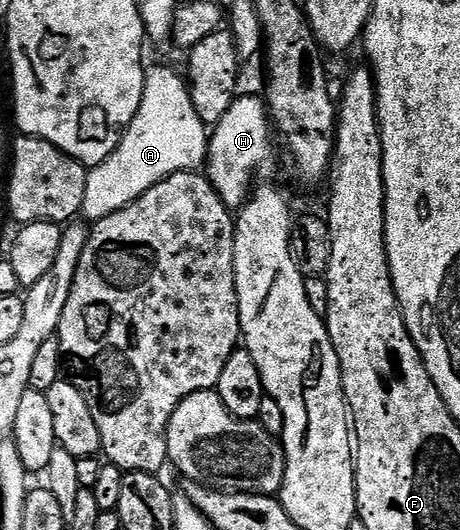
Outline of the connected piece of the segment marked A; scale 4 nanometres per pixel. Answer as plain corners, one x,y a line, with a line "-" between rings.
163,64
146,69
145,90
133,122
124,130
117,150
88,171
82,210
88,221
104,220
173,174
193,172
206,165
209,128
193,106
188,81
180,76

